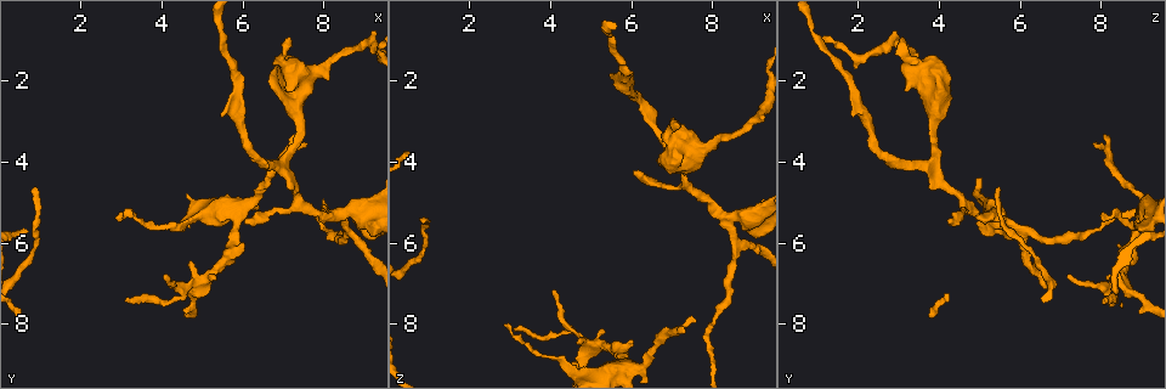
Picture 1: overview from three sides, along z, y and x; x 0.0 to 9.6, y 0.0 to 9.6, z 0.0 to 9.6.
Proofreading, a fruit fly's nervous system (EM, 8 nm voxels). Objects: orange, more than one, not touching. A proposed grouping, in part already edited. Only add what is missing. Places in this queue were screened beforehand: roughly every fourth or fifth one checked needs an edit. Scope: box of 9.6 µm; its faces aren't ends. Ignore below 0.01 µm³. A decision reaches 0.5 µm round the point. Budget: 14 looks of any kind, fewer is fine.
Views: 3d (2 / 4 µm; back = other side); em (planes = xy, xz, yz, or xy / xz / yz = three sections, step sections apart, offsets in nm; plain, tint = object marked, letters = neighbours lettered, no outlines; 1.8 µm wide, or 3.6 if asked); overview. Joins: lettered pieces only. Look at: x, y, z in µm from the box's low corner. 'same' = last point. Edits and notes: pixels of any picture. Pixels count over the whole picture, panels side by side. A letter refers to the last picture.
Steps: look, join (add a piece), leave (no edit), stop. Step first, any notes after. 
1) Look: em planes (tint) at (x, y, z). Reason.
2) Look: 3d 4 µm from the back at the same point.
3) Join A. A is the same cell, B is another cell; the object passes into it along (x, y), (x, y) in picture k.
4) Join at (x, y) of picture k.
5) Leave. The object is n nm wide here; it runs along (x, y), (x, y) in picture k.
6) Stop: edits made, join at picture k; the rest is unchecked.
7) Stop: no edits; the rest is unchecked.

Look: em 3.6 µm planes (tint) at (7.45, 3.60, 7.85).

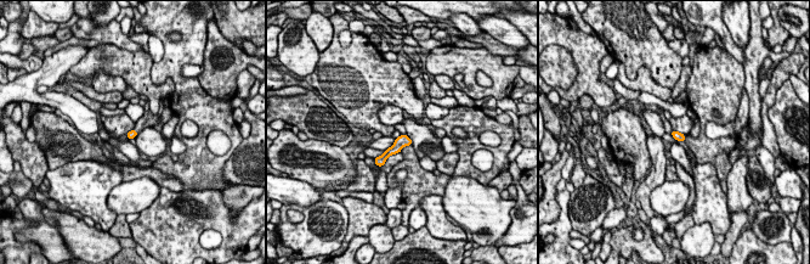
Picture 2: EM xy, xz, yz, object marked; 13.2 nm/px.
Look: em 3.6 µm planes (letters) at the same point.

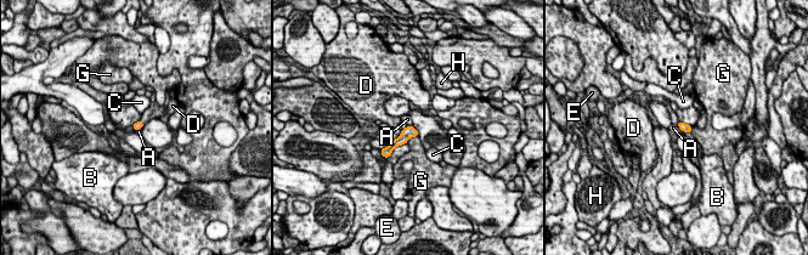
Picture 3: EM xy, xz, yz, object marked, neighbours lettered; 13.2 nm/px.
Join H. The object is 100 nm wide here; H is the same cell, A, B, C, D, E and G are other cells; the object passes into it along (137, 125), (142, 123), (150, 113) in picture 3; it goes on there.

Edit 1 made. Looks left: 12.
Look: 3d 2 µm at (7.35, 4.90, 4.65). Sharp bend.

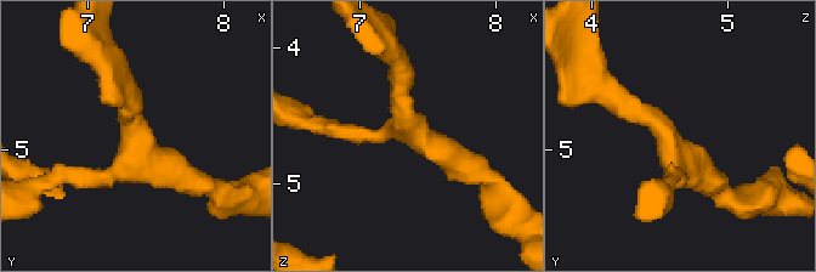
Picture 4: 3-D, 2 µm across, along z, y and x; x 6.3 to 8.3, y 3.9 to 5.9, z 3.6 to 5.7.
Look: em xz step 16 (tint) at (7.38, 4.98, 4.58). 3 arms meet here; need the tissue.

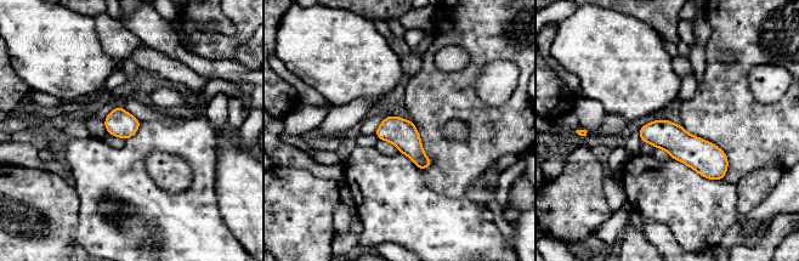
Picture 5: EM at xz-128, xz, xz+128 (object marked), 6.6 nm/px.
Look: em planes (letters) at the same point. Cut it another way.

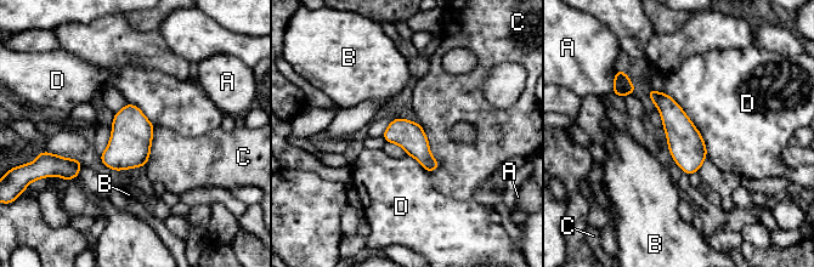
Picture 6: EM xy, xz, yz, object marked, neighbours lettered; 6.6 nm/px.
Leave. A, B, C and D are other cells; a border runs along (418, 121), (439, 163), (430, 172) in picture 6; no lettered piece goes on from it.

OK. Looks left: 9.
Look: 3d 4 µm at (5.10, 6.95, 8.50). Four arms meet.

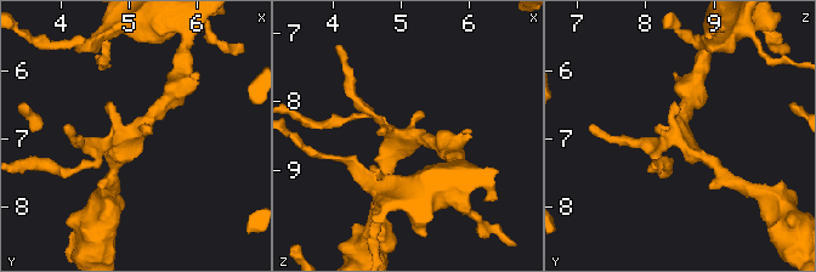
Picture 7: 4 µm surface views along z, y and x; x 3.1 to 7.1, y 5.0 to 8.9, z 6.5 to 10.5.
Look: em planes (letters) at (5.05, 6.85, 8.55).

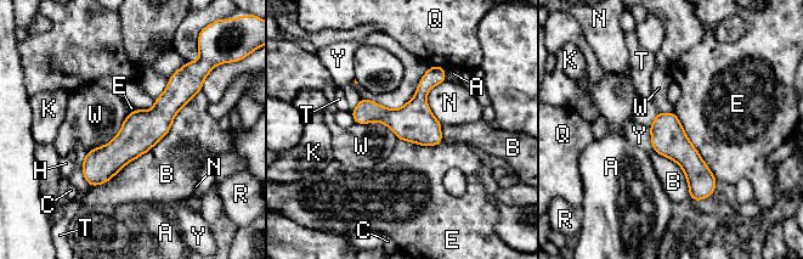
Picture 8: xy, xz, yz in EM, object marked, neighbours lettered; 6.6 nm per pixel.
Leave. The object is 220 nm wide here; A, B, C, E, H, K, N, Q, R, T, W and Y are other cells; a border runs along (673, 112), (689, 141), (717, 180) in picture 8; none of them fits.

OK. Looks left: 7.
Look: overview. See it whole again.

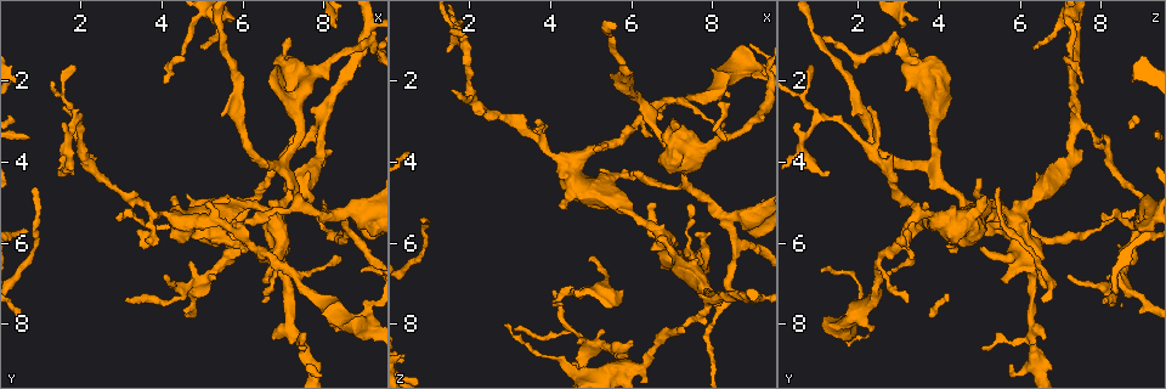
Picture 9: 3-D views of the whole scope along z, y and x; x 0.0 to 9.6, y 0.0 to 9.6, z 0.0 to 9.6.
Look: em planes (letters) at (3.15, 7.45, 8.15). Thin end.

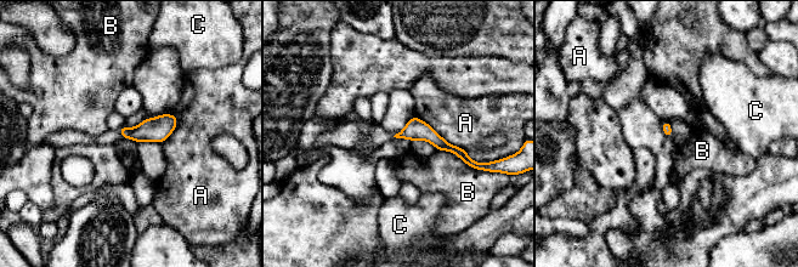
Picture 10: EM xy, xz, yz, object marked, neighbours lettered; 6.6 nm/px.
Leave. The object is 70 nm wide here; the longest contact is with A, 440 nm; A, B and C are other cells; no lettered piece goes on from it.

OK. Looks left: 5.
Look: 3d 2 µm from the back at (2.85, 5.30, 8.00).

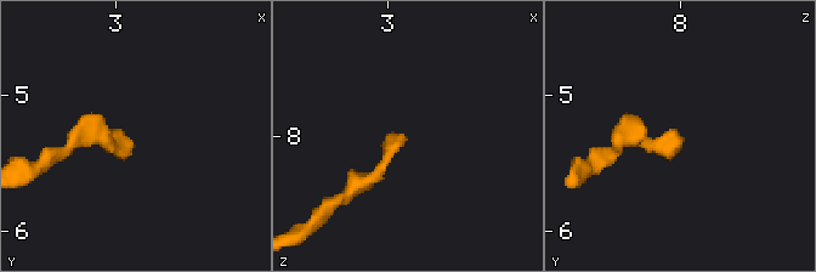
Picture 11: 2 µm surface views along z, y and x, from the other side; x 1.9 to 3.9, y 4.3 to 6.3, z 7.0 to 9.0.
Look: em xz step 4 (tint) at (2.84, 5.34, 8.04).

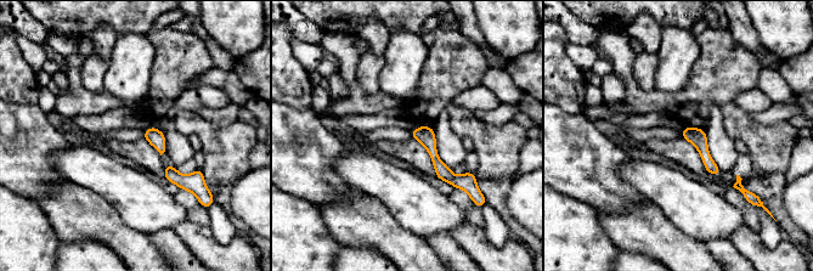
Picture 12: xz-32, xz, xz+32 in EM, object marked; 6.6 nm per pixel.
Look: em xy step 16 (letters) at the same point. Cut it another way.

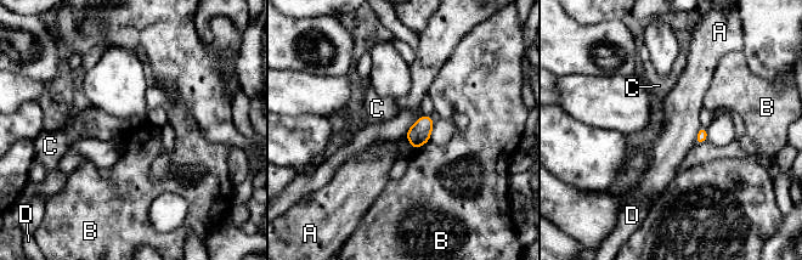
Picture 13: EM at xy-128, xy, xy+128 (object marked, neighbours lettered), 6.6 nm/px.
Leave. The longest contact is with A, 130 nm; A, B, C and D are other cells; a border runs along (701, 125), (695, 143) in picture 13; no lettered piece goes on from it.

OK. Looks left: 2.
Stop: edits made, join at picture 3; the rest is unchecked.

